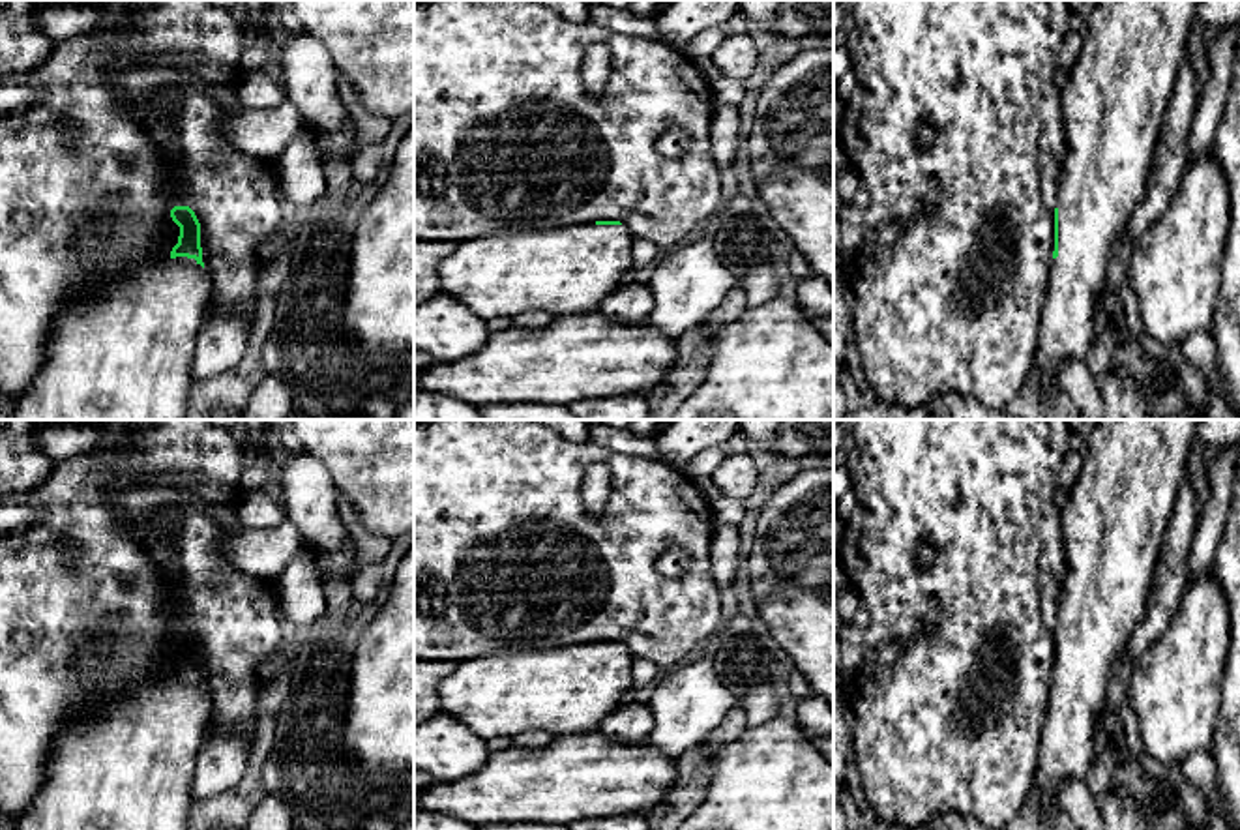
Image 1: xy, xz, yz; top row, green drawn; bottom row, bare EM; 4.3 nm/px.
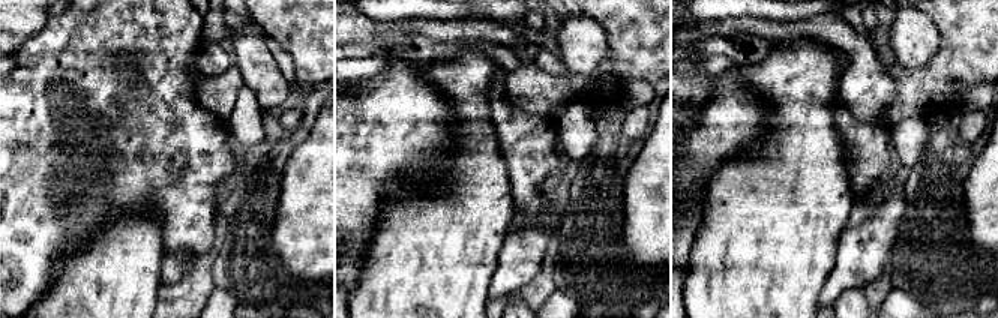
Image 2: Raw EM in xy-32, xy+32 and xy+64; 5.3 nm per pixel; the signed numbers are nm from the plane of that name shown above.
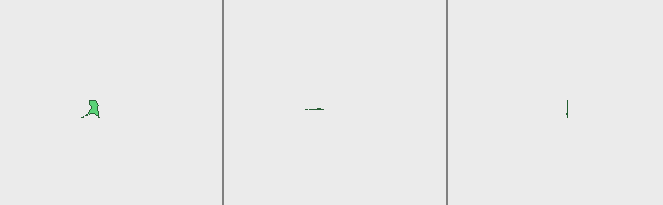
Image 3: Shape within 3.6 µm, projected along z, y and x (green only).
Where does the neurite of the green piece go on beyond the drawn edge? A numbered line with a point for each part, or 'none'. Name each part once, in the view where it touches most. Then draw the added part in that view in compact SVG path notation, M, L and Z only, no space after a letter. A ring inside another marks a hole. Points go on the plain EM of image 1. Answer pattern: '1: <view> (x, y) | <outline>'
1: yz (1117, 516) | M1098 420L1086 440L1081 474L1060 508L1064 532L1064 588L1058 605L1058 676L1051 680L1049 714L1041 731L1041 755L1032 793L1041 819L1049 821L1060 808L1058 789L1070 779L1086 779L1103 744L1100 727L1115 665L1126 658L1135 626L1148 613L1148 596L1161 556L1163 538L1184 483L1191 446L1201 420Z

